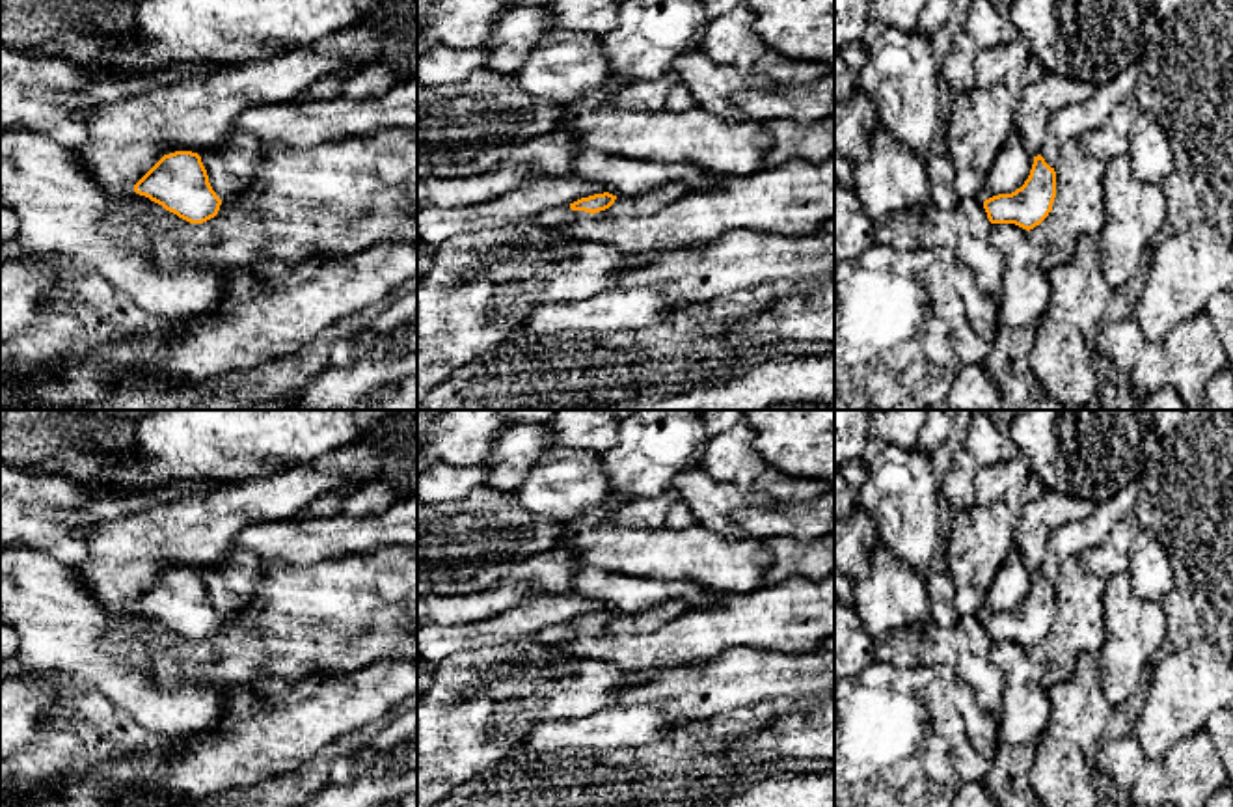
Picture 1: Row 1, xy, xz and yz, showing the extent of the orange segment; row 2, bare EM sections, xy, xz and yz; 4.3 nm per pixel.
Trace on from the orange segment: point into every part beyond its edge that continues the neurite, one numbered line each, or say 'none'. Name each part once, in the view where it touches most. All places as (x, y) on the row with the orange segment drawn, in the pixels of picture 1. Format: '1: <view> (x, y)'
1: xz (559, 217)

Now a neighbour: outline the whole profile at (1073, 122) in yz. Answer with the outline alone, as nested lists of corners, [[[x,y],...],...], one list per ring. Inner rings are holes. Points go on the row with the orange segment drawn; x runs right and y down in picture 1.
[[[1140,62],[1123,69],[1112,80],[1095,88],[1082,103],[1071,103],[1050,117],[1049,134],[1039,155],[1054,168],[1060,147],[1071,140],[1082,140],[1090,130],[1108,123],[1112,112],[1131,99],[1140,76]]]

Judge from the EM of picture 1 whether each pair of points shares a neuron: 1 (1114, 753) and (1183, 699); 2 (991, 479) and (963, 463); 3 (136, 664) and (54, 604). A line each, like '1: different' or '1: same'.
1: different
2: different
3: same

